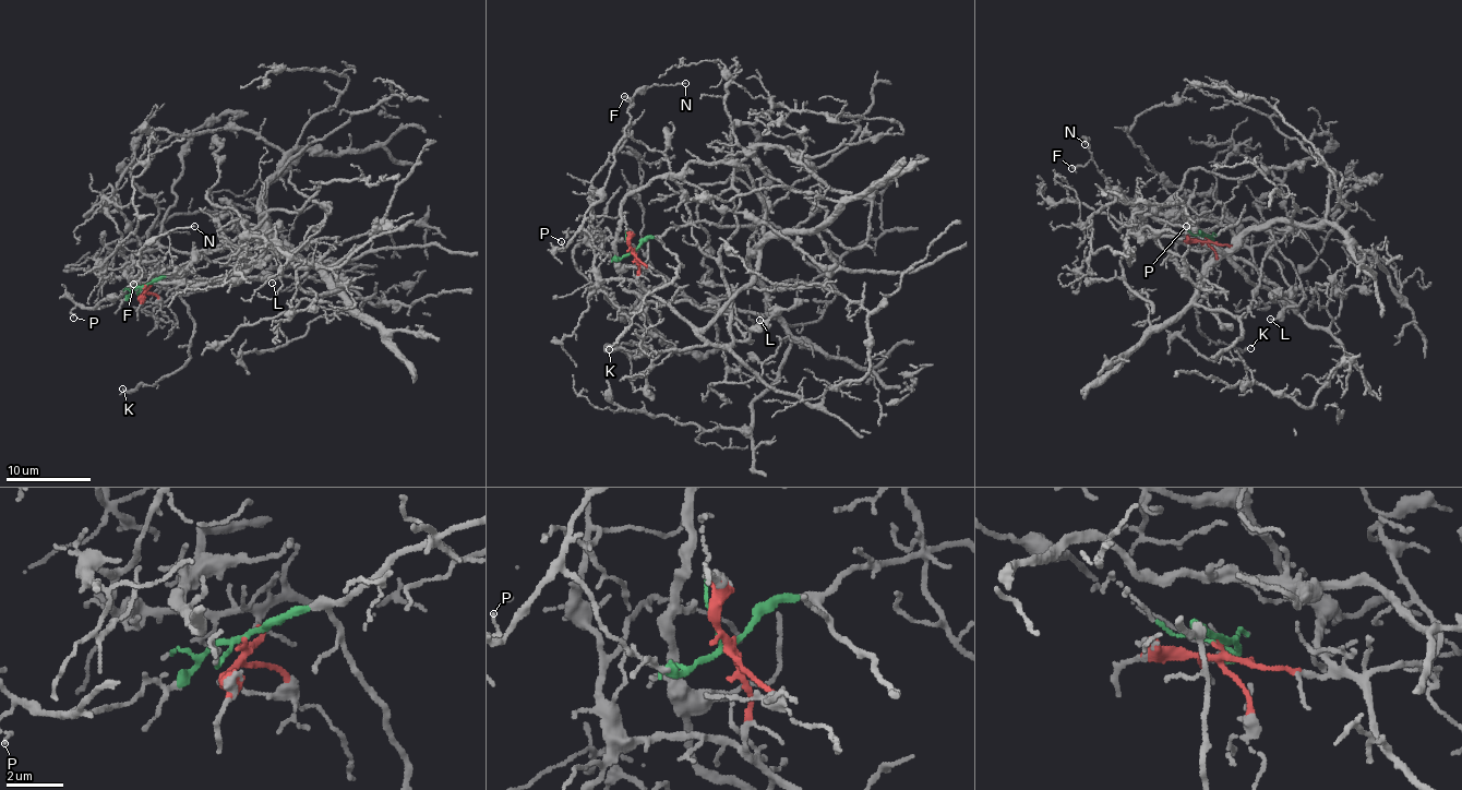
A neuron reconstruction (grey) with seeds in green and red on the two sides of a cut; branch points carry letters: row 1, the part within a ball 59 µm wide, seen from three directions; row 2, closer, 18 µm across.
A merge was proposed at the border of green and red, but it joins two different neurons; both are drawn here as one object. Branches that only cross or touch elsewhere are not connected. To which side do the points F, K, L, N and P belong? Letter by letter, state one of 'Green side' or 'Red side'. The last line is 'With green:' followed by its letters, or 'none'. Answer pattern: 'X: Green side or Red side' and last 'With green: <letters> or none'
F: Green side
K: Green side
L: Red side
N: Green side
P: Green side
With green: F, K, N, P

